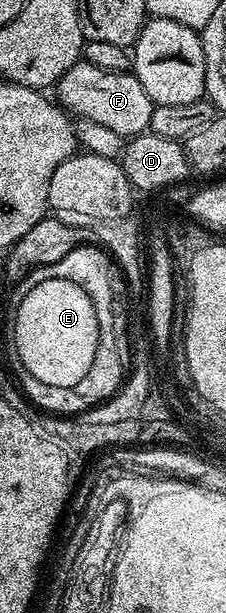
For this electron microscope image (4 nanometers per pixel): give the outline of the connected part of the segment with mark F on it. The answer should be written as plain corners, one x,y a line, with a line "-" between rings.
79,59
58,80
57,89
57,100
63,110
69,111
75,118
83,121
100,123
103,127
116,131
116,135
124,139
137,137
139,133
147,132
150,128
155,104
152,99
148,99
148,91
140,87
140,79
136,79
133,72
104,71
85,59

